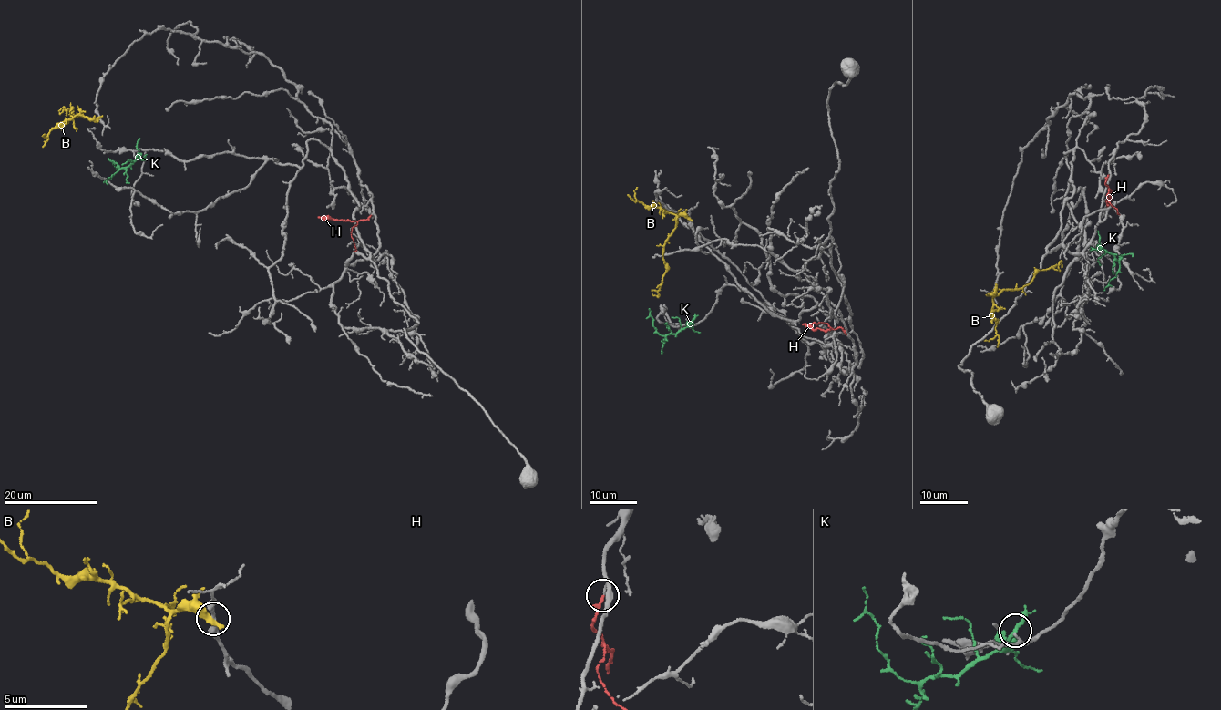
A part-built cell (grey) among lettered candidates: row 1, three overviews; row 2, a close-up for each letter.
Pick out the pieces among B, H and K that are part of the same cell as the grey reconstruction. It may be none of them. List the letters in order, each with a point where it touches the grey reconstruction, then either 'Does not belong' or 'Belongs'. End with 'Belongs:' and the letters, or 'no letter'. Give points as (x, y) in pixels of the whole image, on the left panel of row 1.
B: Touches grey at (99, 117). Does not belong
H: Touches grey at (371, 215). Belongs
K: Touches grey at (144, 159). Does not belong
Belongs: H

